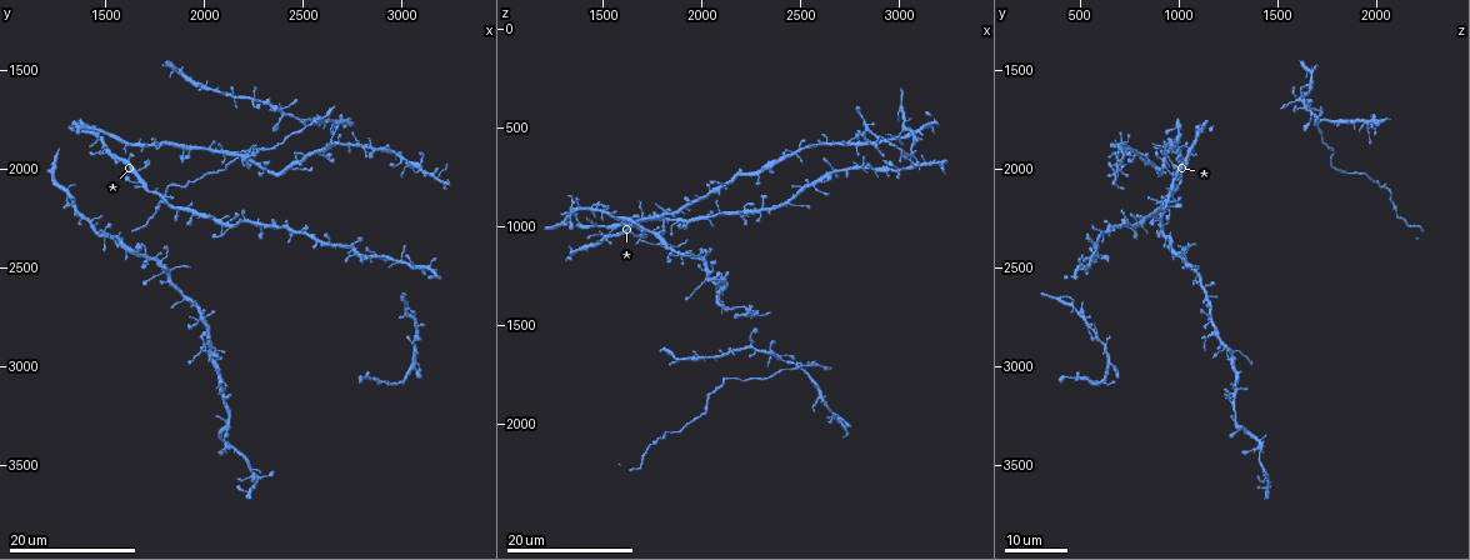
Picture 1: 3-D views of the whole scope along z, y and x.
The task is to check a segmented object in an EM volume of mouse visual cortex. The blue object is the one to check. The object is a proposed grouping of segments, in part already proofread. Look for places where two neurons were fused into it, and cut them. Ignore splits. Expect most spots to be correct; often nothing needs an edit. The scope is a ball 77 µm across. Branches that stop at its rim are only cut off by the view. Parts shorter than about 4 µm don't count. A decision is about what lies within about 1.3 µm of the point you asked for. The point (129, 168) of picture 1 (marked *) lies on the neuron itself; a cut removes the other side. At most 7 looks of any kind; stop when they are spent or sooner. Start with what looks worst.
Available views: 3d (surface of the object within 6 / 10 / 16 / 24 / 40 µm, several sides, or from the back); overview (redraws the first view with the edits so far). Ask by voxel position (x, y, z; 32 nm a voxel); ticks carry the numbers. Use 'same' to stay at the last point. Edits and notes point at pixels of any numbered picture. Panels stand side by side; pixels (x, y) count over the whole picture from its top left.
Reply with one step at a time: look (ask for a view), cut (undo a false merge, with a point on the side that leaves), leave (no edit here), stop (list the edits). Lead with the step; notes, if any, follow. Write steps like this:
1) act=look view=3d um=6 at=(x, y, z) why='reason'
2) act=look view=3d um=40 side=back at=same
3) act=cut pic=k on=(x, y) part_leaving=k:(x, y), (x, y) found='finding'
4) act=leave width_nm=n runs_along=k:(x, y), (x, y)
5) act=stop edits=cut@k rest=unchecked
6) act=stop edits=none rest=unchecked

act=look view=3d um=16 at=(2260, 1650, 1620) why='four or more arms meet'

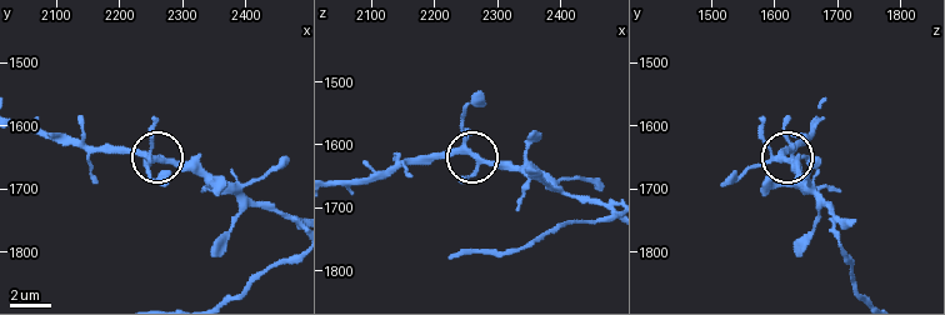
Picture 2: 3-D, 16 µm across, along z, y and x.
act=look view=3d um=6 at=(2250, 1650, 1605)

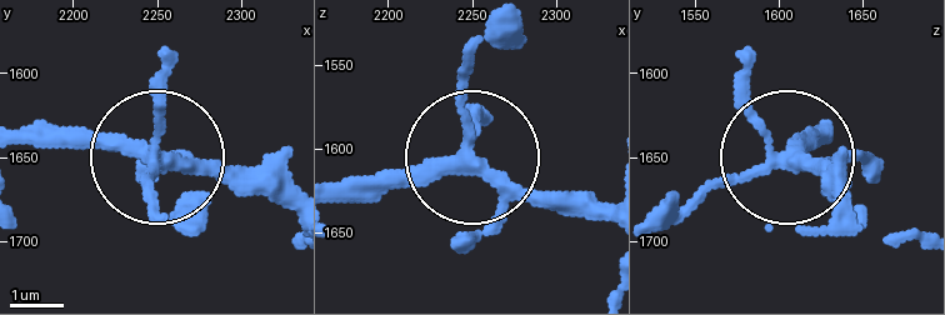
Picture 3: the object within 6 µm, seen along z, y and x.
act=leave side_arm_um=18 found='continuous, no second neuron'

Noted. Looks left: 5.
act=look view=3d um=24 at=(2020, 2920, 1280) why='arms part here'

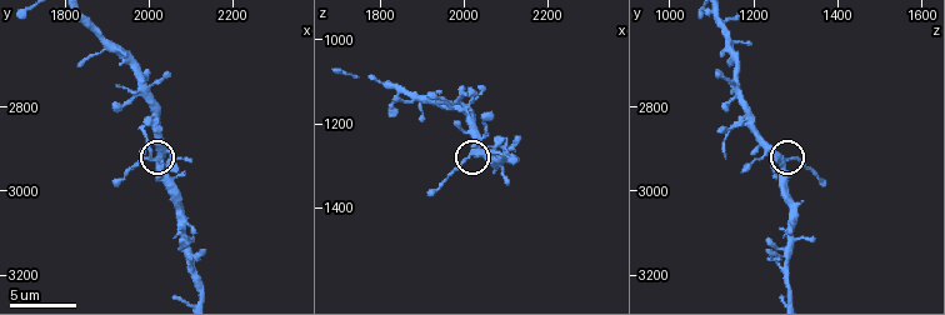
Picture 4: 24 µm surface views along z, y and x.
act=look view=3d um=10 at=(2020, 2930, 1270) why='closer look'

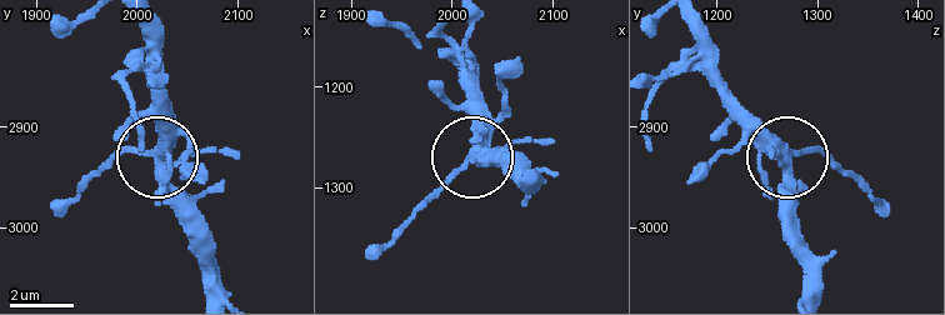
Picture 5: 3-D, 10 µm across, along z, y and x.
act=leave arms=3 found='one neuron here'

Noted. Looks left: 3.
act=look view=3d um=24 at=(2040, 1910, 960) why='looks like a crossing'

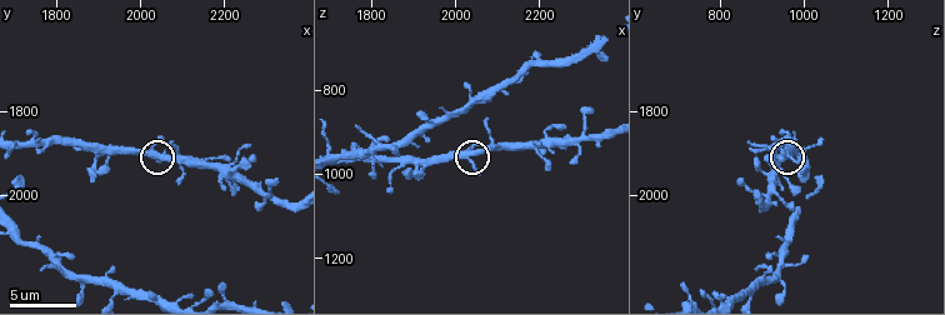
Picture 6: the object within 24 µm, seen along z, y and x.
act=look view=3d um=6 at=(2035, 1910, 955) why='zoom in'

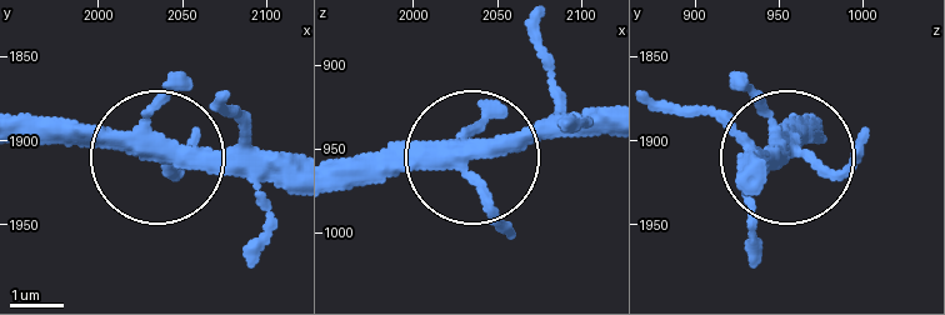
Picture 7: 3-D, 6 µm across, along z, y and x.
act=leave runs_along=7:(803, 116), (789, 158), (739, 158) found='all the same neuron'

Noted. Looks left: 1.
act=stop edits=none rest=unchecked

